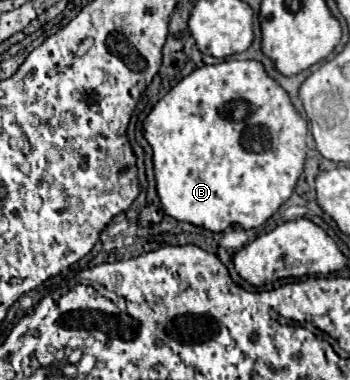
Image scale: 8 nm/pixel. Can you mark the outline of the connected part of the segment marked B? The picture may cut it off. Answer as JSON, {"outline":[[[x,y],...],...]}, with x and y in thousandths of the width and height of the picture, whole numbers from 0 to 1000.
{"outline":[[[640,161],[583,171],[503,218],[434,282],[406,324],[406,350],[434,387],[446,503],[469,561],[503,582],[634,613],[663,592],[726,603],[823,529],[869,445],[880,324],[737,161]]]}

